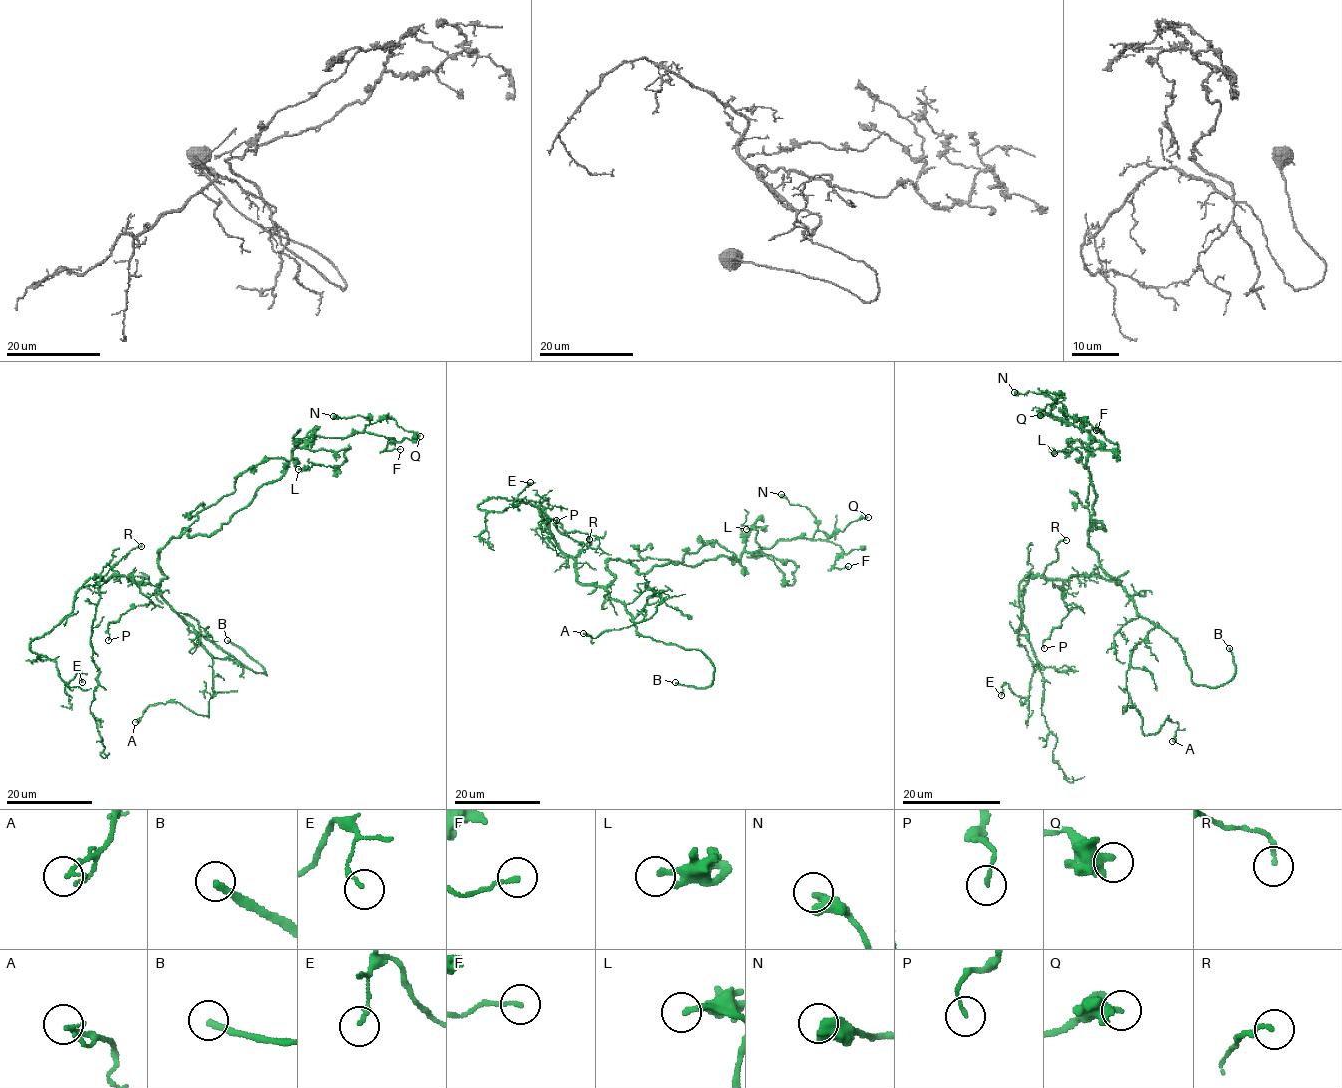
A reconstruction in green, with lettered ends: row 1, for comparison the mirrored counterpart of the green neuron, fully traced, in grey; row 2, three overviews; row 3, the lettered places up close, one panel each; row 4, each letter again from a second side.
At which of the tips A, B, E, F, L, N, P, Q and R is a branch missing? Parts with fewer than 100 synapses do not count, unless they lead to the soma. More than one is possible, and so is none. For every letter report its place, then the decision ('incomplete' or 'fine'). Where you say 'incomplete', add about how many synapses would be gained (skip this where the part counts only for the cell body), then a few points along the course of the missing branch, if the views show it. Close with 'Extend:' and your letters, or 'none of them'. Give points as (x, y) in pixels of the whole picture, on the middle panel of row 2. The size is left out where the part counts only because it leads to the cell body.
A: (583, 633) | fine
B: (675, 682) | incomplete | (675, 682), (656, 678), (624, 680), (615, 676), (595, 676), (557, 668), (520, 674)
E: (530, 482) | fine
F: (848, 566) | fine
L: (746, 529) | fine
N: (781, 494) | fine
P: (556, 520) | fine
Q: (868, 517) | fine
R: (589, 539) | fine
Extend: B

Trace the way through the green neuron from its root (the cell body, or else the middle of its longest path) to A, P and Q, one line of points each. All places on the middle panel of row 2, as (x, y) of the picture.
A: (607, 567), (609, 595), (635, 618), (650, 596), (660, 592), (661, 601), (648, 619), (596, 638), (583, 633)
P: (607, 567), (606, 587), (582, 584), (575, 557), (589, 535), (599, 540), (580, 544), (556, 520)
Q: (607, 567), (610, 560), (682, 562), (710, 543), (739, 561), (778, 540), (836, 534), (868, 517)

